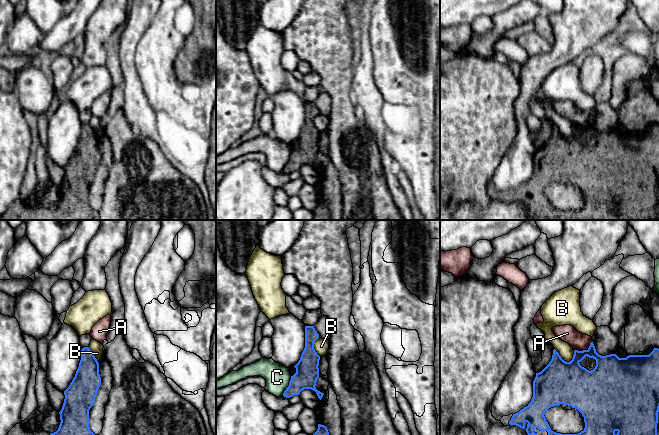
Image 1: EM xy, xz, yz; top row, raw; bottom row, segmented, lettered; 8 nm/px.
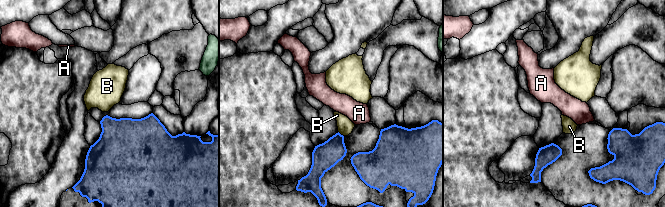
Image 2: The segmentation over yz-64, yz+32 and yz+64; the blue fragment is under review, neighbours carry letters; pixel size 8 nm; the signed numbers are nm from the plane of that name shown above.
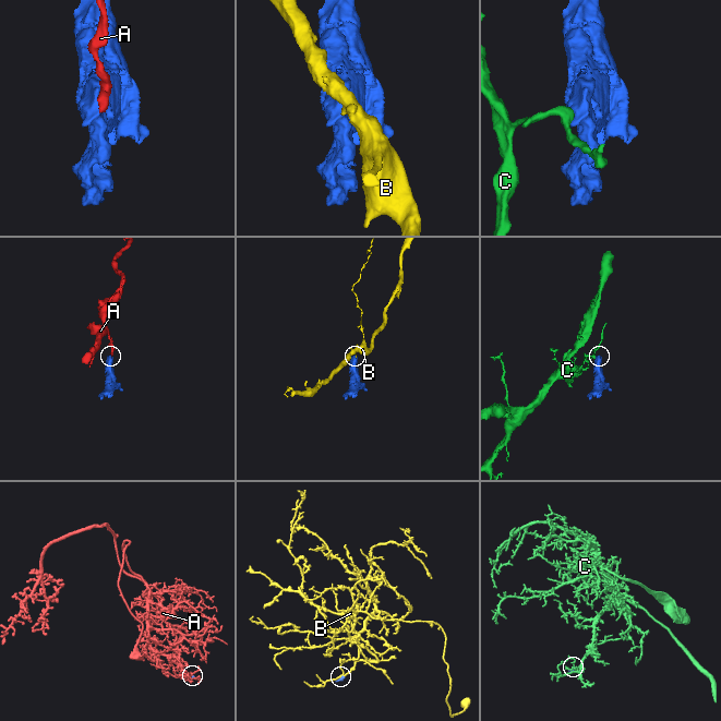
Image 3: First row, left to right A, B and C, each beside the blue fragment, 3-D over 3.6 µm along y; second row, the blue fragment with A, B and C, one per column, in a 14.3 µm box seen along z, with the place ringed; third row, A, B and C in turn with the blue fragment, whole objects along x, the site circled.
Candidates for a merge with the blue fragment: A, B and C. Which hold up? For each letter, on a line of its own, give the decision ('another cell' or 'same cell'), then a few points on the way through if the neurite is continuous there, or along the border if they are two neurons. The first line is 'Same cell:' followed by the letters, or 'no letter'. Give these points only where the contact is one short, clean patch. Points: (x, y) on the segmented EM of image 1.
Same cell: no letter
A: another cell | along yz (591, 341), (586, 349), (574, 350)
B: another cell | along yz (554, 348), (564, 360), (570, 361), (572, 359)
C: another cell | along xz (291, 376), (288, 386), (282, 395)

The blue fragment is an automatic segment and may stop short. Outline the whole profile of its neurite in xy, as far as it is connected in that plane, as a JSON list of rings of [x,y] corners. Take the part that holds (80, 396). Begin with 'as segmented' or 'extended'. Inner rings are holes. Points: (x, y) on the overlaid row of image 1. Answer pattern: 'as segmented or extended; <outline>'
as segmented; [[[84,347],[75,377],[64,391],[59,428],[50,435],[95,435],[89,427],[89,410],[100,385],[99,363],[90,348]]]

